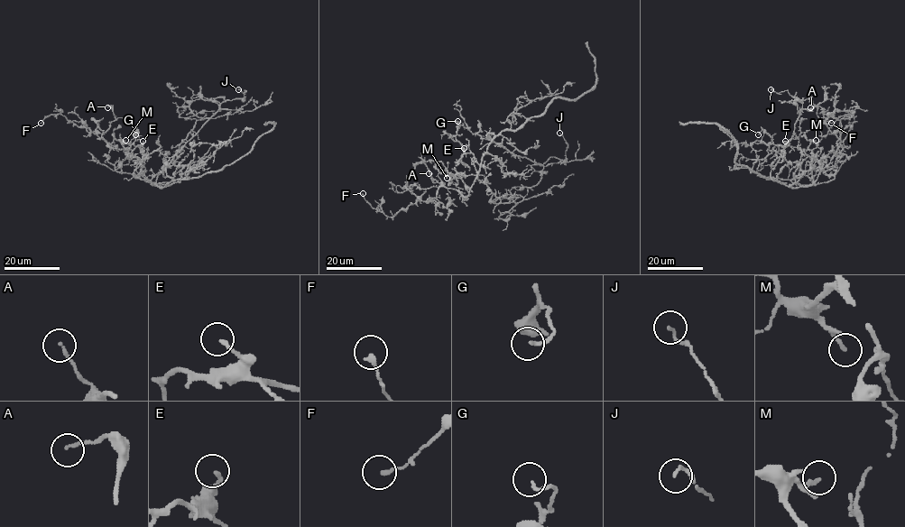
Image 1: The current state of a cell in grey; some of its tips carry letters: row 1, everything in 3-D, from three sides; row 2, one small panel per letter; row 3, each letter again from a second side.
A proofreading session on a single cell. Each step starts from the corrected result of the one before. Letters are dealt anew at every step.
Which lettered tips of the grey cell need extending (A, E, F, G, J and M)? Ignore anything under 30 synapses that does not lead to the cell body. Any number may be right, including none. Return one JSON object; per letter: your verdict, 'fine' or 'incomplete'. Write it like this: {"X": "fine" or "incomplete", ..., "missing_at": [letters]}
{"A": "fine", "E": "fine", "F": "fine", "G": "fine", "J": "fine", "M": "fine", "missing_at": []}

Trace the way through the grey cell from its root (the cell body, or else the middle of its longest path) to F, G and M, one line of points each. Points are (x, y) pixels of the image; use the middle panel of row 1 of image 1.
F: (481, 160), (466, 197), (440, 187), (432, 199), (419, 198), (387, 217), (363, 193)
G: (481, 160), (478, 171), (471, 152), (455, 162), (464, 163), (464, 148), (455, 136), (457, 121)
M: (481, 160), (480, 171), (475, 174), (463, 173), (464, 176), (458, 178), (446, 171), (443, 173), (447, 178)

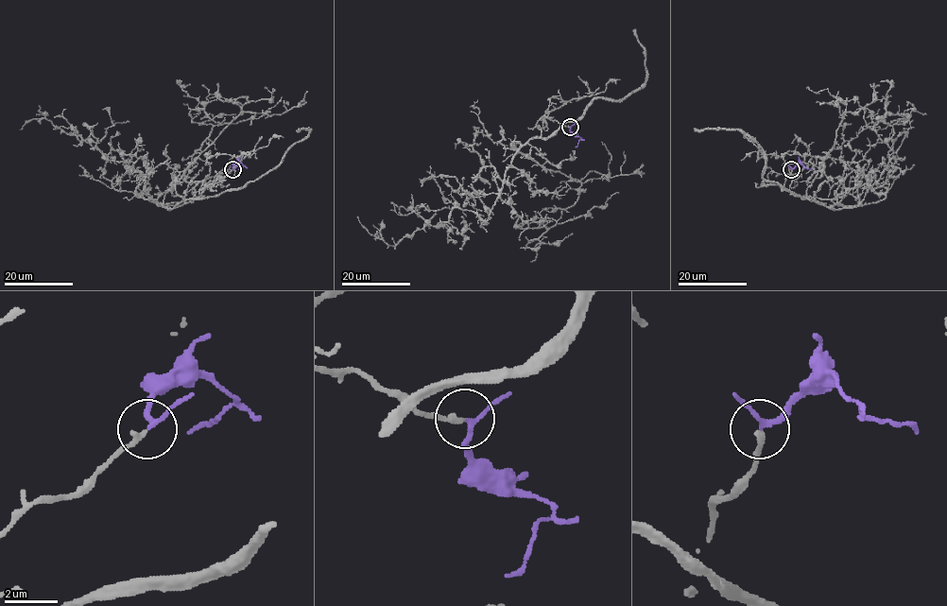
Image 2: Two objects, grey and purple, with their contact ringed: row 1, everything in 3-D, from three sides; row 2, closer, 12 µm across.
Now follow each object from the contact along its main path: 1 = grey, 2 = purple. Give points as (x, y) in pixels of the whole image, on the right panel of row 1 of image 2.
1: (791, 169), (783, 188), (833, 209), (884, 199), (872, 191), (886, 181), (887, 142), (910, 123), (881, 129)
2: (791, 169), (800, 163), (812, 169)

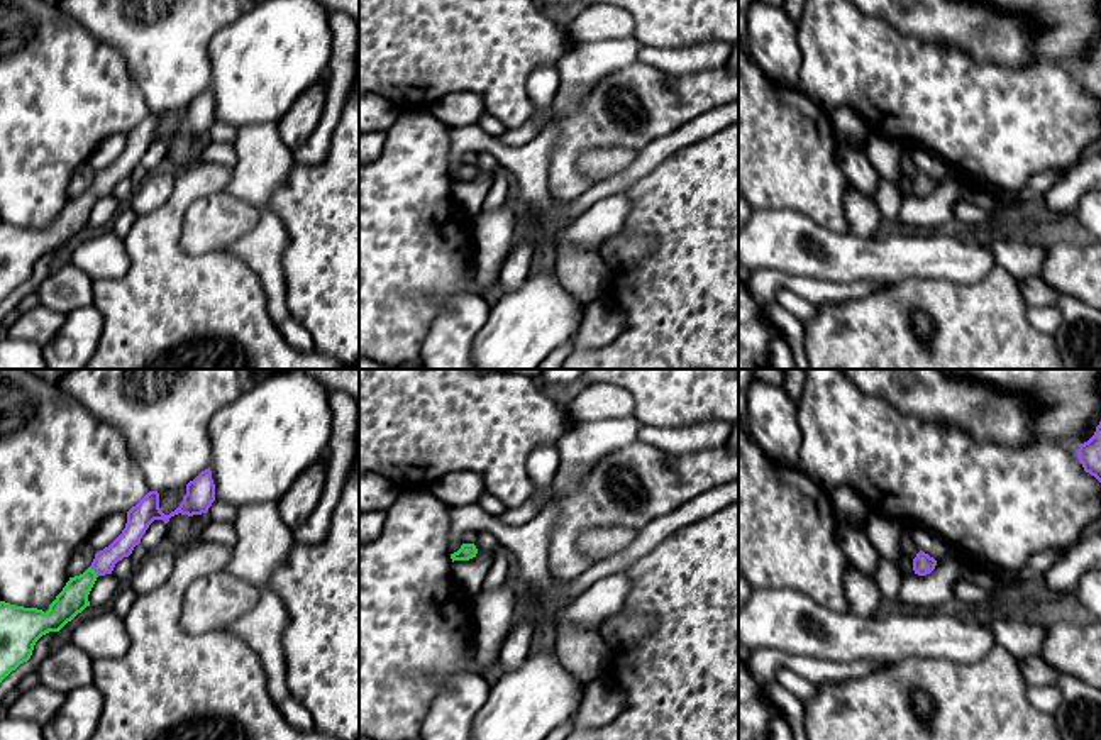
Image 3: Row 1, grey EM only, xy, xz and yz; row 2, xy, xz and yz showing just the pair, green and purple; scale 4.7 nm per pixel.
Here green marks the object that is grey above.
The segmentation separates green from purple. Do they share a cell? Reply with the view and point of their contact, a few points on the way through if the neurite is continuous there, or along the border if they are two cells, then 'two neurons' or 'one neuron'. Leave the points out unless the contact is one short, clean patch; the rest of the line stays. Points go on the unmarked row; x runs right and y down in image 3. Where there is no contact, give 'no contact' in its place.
meets green in xy at (94, 192); runs through xy (73, 219), (75, 212), (94, 192), (104, 183); one neuron

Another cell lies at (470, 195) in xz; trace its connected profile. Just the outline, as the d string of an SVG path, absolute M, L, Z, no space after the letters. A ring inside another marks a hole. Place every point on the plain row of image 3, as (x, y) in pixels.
M479 152L474 164L478 174L469 181L452 183L454 202L464 213L473 218L481 213L483 202L495 181L496 164L496 159L490 152Z

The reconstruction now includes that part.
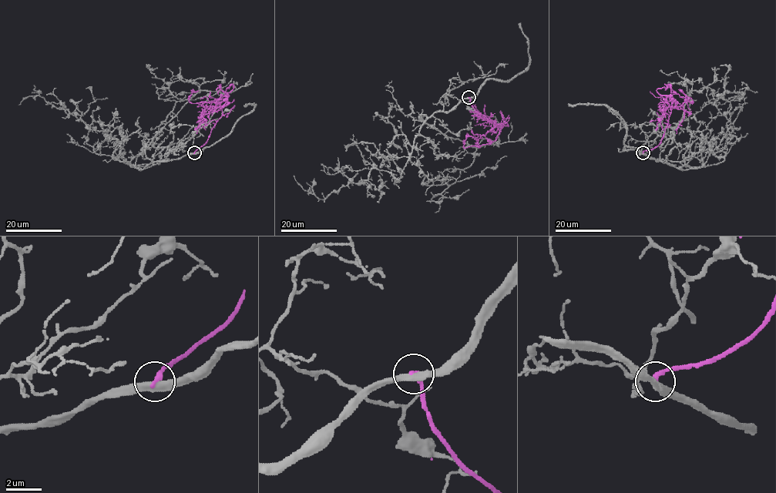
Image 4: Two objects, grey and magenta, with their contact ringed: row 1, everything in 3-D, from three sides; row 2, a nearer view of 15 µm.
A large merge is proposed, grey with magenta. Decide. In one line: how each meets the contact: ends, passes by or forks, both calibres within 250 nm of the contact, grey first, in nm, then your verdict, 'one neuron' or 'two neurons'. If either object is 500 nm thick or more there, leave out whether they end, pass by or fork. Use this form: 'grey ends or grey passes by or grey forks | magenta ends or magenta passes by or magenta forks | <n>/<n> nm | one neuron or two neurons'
grey passes by | magenta ends | 400/320 nm | two neurons

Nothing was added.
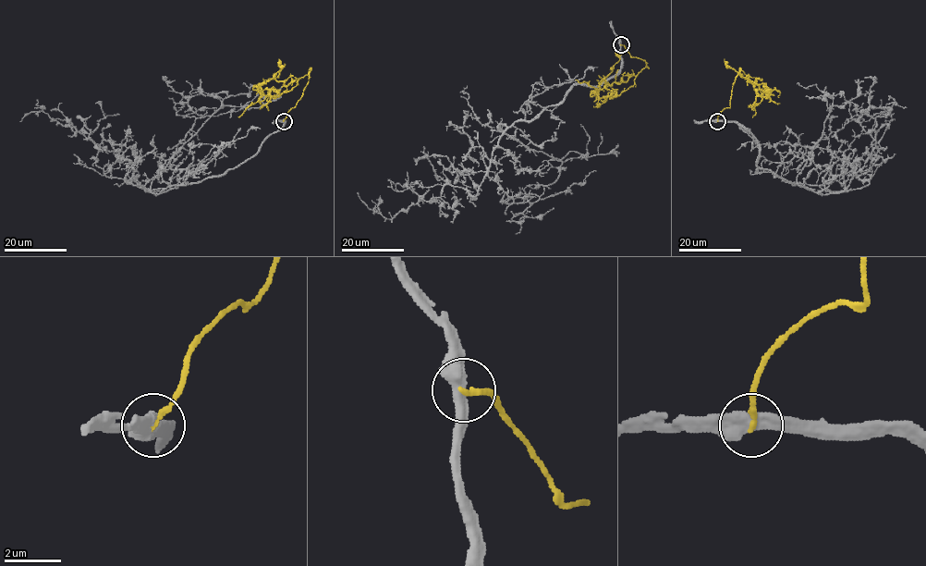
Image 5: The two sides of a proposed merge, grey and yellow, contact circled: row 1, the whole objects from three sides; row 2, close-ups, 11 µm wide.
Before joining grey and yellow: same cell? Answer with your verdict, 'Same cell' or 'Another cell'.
Another cell

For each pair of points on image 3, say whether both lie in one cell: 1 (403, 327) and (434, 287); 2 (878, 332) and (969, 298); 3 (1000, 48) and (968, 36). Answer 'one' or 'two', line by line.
1: one
2: one
3: one

